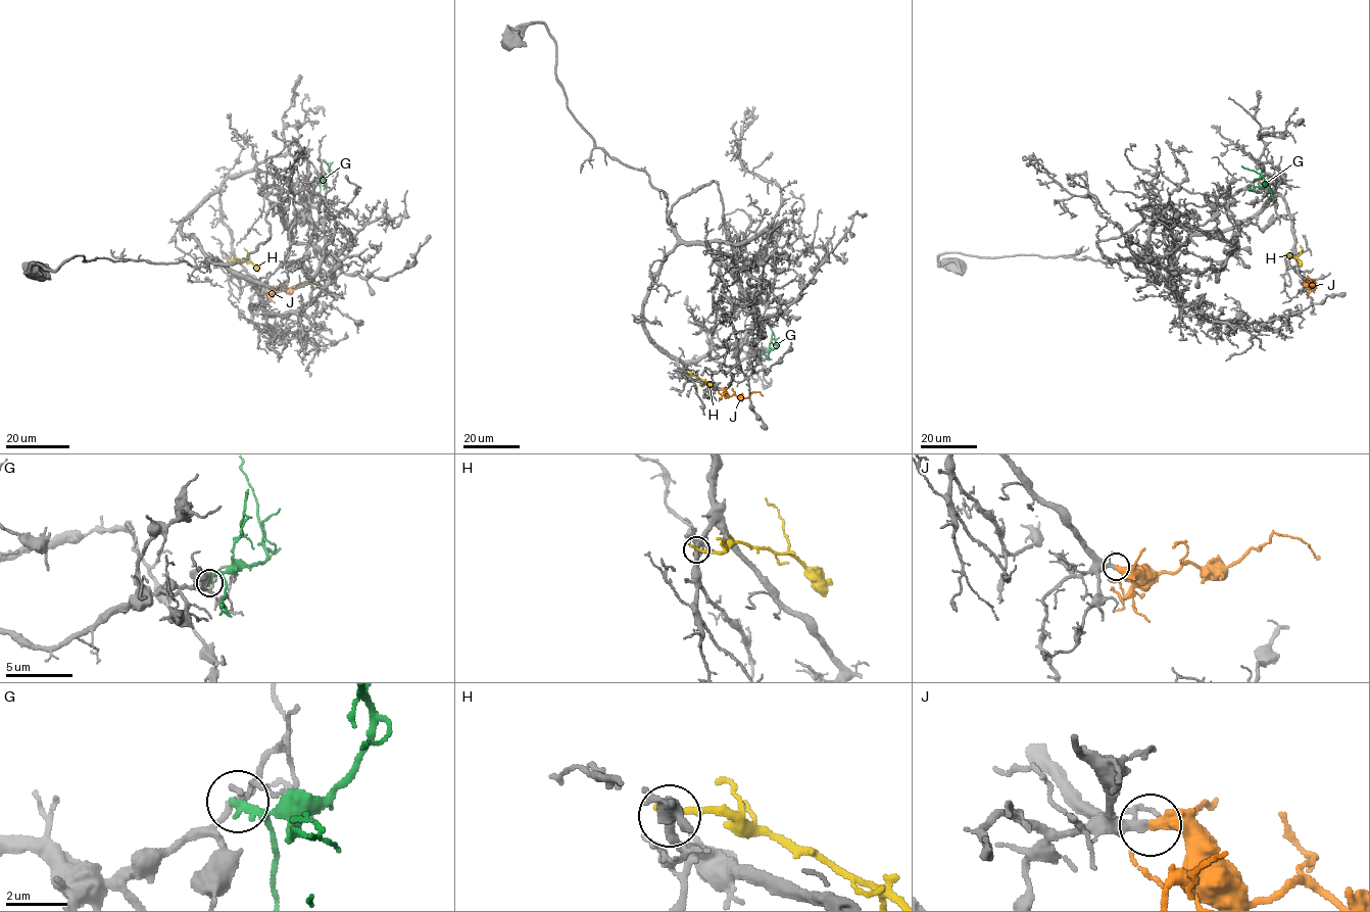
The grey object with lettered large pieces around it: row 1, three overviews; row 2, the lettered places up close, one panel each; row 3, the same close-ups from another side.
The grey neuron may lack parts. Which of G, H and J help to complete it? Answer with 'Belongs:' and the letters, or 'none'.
Belongs: J

